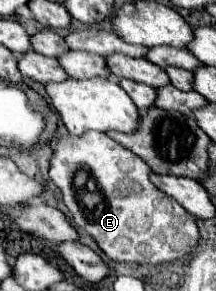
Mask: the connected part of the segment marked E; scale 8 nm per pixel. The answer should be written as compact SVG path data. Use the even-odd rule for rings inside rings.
M100 132L60 138L50 160L50 178L60 188L74 224L88 232L112 262L174 262L188 256L200 240L196 218L182 204L158 190L150 174L152 168L140 156L124 150L108 134ZM78 172L86 172L88 178L84 184Z

